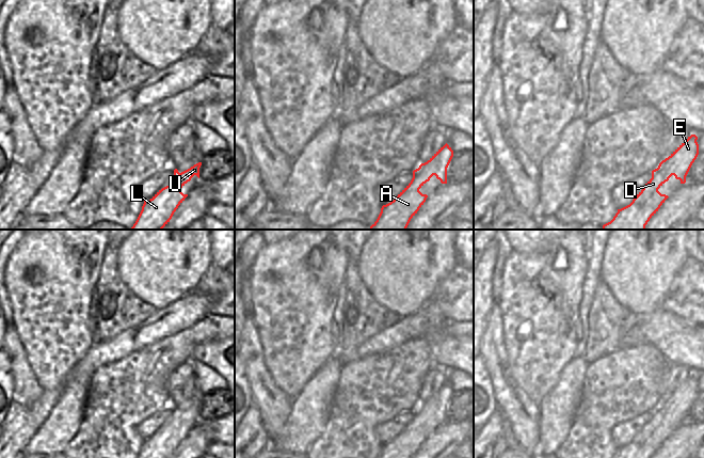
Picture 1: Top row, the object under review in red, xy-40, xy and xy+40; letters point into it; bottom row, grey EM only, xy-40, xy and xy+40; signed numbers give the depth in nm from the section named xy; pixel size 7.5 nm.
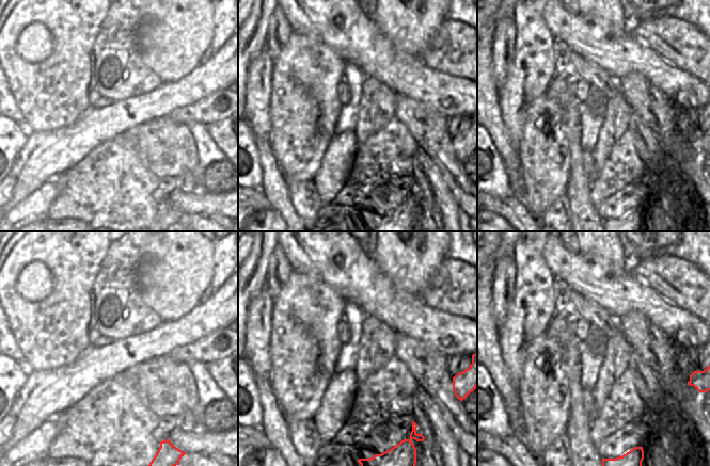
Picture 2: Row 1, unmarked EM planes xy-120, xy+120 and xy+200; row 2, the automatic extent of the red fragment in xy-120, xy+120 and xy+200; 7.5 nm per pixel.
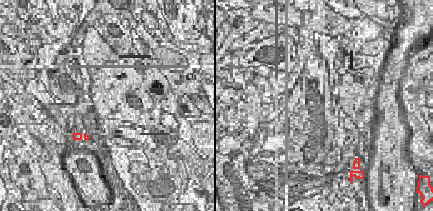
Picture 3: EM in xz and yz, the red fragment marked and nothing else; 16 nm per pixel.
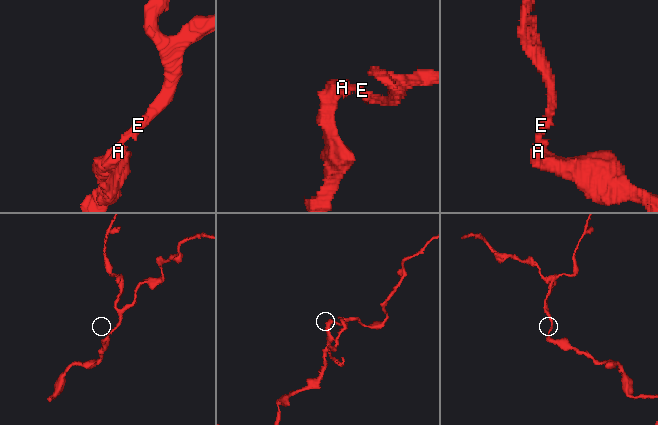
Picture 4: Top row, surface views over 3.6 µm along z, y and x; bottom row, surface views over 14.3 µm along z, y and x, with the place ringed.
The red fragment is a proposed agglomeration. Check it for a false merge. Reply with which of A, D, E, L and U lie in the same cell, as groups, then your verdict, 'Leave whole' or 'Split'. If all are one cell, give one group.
Groups: A D E L U. Leave whole

